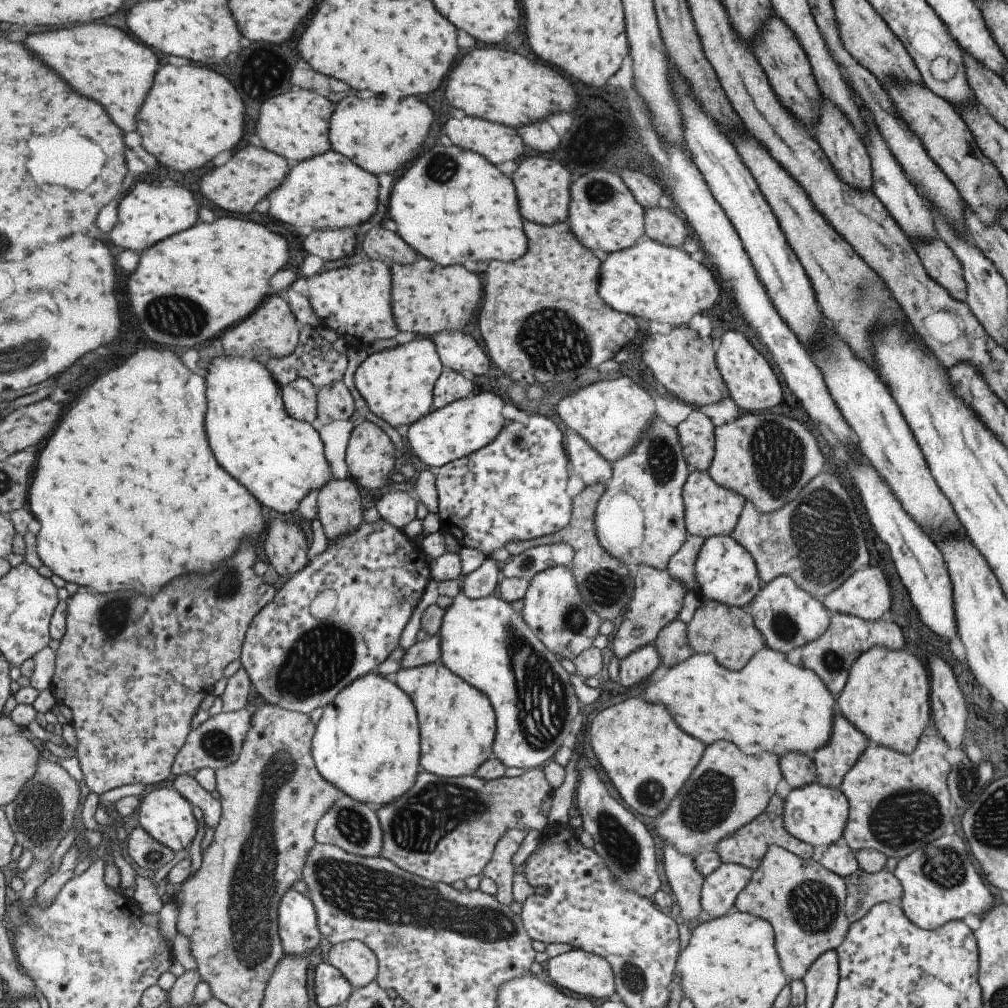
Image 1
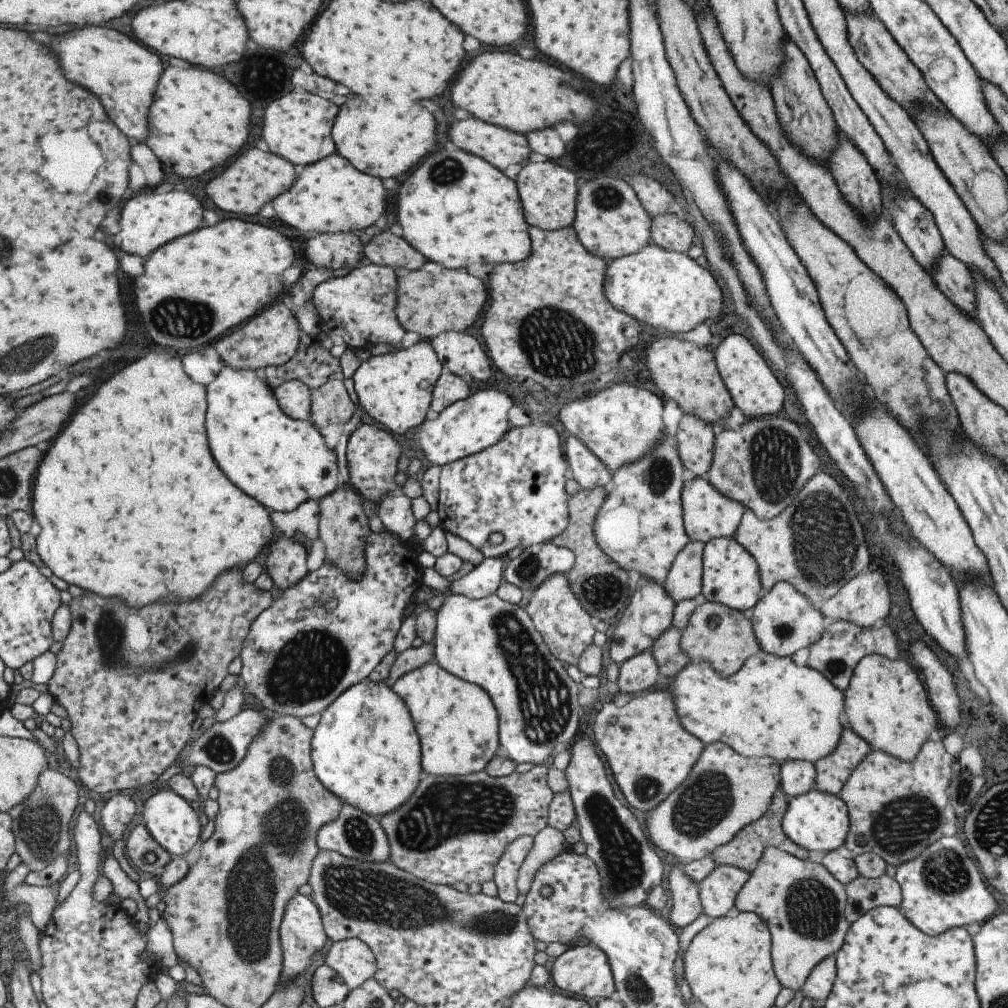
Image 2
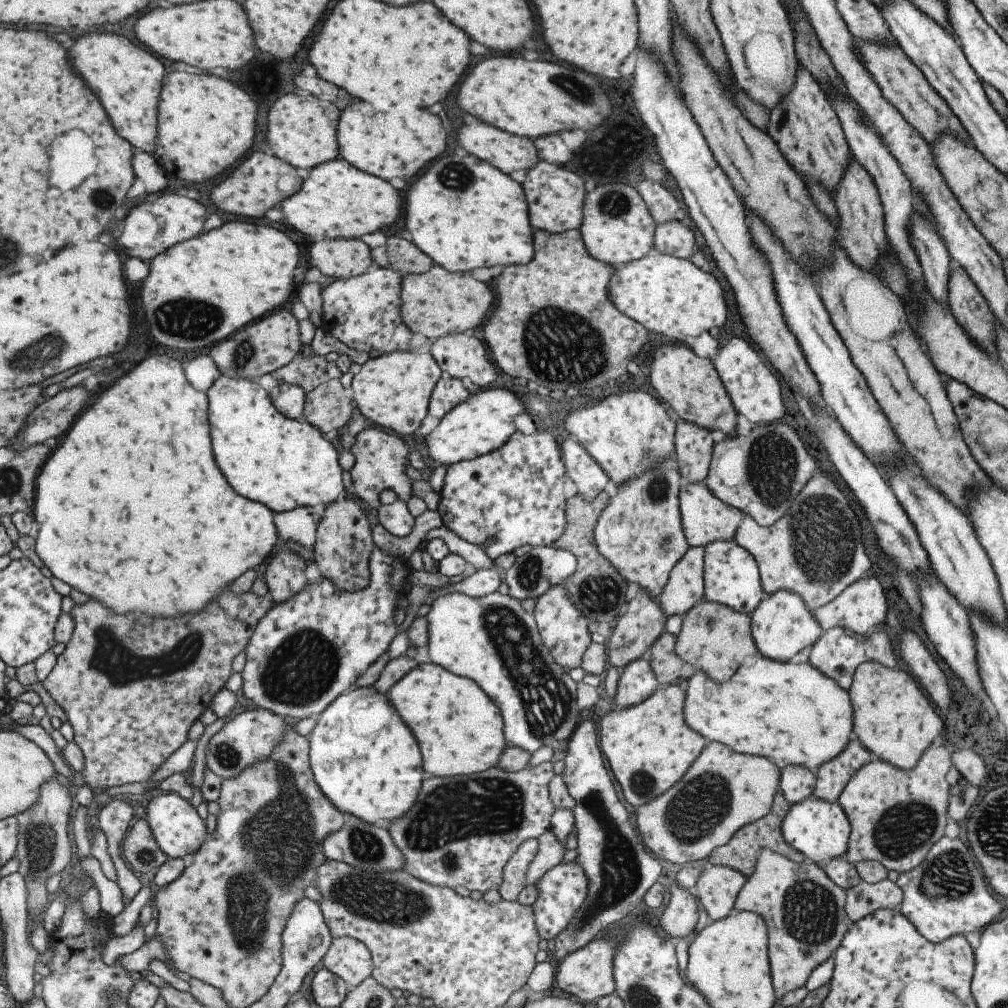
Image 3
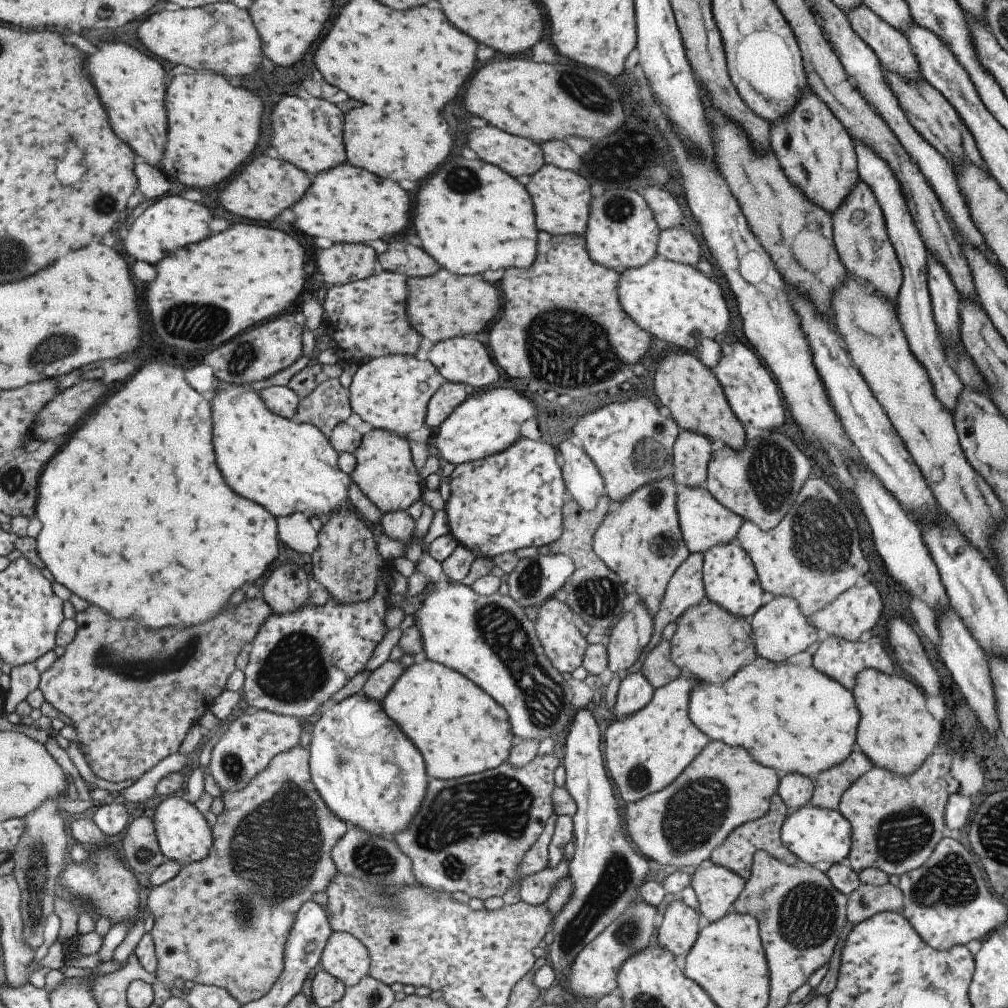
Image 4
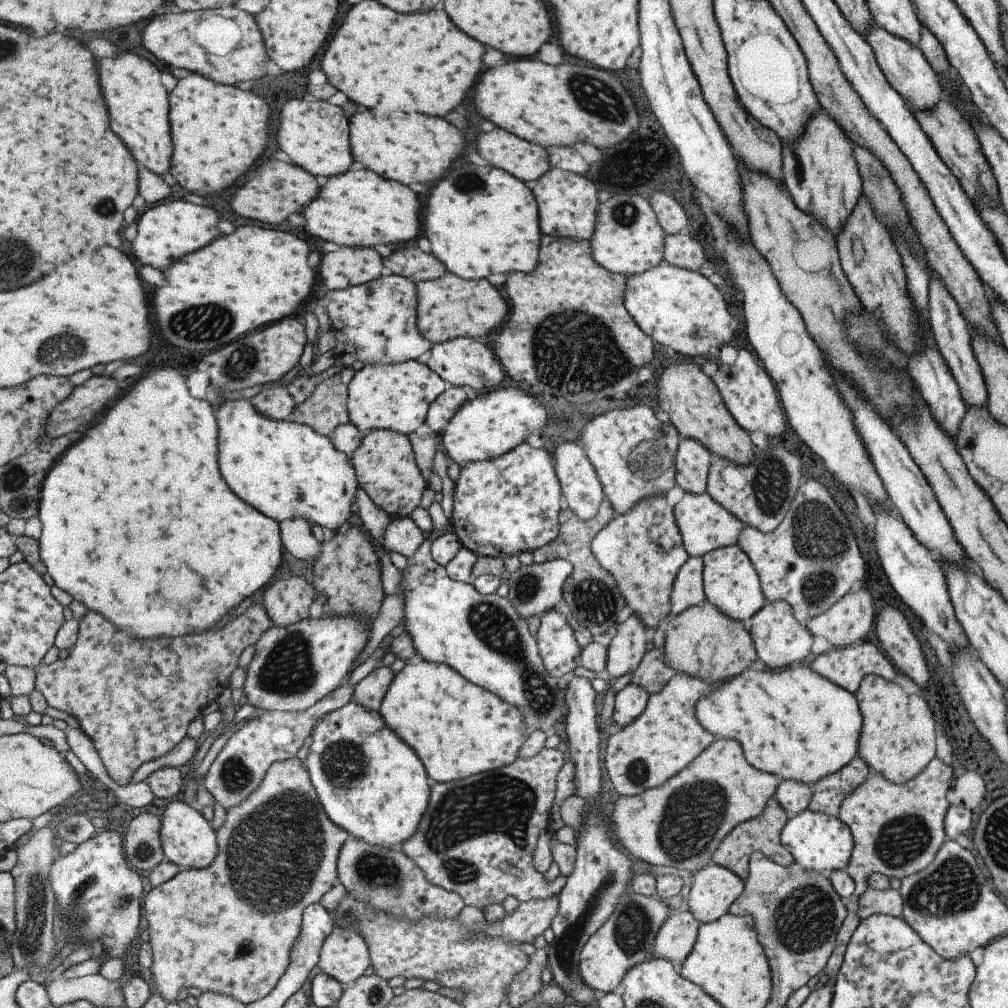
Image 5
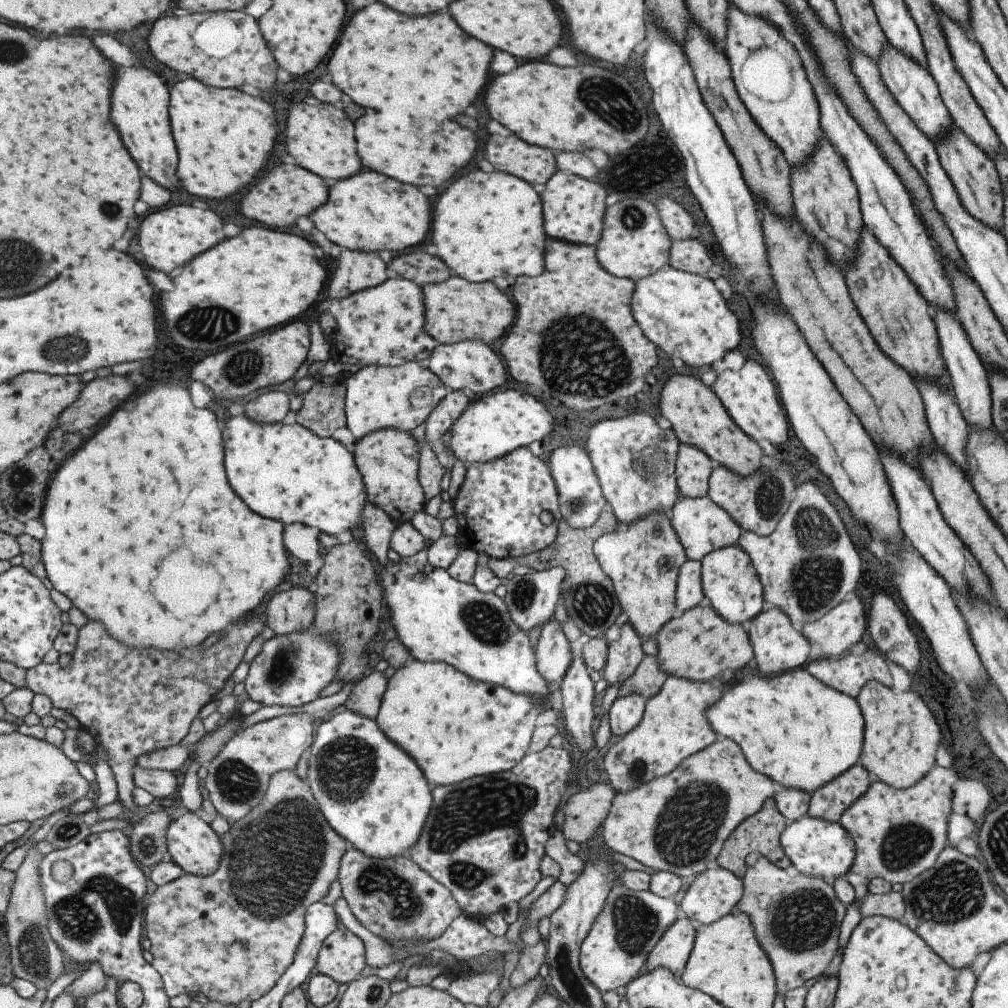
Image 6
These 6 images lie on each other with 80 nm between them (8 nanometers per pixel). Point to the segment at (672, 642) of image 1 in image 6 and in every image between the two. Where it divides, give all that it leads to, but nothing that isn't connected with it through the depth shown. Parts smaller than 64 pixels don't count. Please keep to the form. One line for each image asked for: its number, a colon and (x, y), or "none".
2: (669, 658)
3: (665, 664)
4: (655, 666)
5: (652, 673)
6: (646, 680)

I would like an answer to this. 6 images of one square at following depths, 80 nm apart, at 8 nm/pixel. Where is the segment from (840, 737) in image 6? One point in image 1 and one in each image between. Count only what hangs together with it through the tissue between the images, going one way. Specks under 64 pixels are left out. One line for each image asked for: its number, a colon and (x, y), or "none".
1: (772, 706)
2: (771, 707)
3: (791, 714)
4: (791, 720)
5: (792, 723)

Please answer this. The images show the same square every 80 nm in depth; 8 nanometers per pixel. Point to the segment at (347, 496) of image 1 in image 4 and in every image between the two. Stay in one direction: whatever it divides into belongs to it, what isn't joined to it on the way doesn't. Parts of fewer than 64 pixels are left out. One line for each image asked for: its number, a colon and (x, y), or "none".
2: (342, 527)
3: (343, 542)
4: (346, 562)

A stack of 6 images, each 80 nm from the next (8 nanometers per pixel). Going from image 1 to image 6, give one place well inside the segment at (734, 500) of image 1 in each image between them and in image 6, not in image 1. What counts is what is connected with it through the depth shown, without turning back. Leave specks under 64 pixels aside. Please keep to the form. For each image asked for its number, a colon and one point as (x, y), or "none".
2: (706, 514)
3: (703, 519)
4: (703, 522)
5: (704, 525)
6: (700, 526)

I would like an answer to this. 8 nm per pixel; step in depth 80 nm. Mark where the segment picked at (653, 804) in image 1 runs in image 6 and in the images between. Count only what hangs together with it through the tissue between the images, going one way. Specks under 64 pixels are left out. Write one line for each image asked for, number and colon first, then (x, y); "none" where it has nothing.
2: (649, 753)
3: (648, 746)
4: (644, 752)
5: (666, 735)
6: (673, 726)

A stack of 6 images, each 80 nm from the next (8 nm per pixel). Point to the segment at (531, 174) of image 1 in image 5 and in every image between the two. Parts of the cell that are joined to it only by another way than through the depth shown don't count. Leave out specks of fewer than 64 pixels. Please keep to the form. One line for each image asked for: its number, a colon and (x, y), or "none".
2: (547, 192)
3: (554, 195)
4: (560, 197)
5: (566, 202)

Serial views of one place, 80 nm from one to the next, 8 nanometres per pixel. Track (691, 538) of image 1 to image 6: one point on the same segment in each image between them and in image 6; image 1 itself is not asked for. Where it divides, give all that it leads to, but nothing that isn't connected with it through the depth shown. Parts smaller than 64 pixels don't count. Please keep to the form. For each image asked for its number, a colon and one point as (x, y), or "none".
2: (683, 581)
3: (684, 588)
4: (685, 588)
5: (686, 591)
6: (688, 593)

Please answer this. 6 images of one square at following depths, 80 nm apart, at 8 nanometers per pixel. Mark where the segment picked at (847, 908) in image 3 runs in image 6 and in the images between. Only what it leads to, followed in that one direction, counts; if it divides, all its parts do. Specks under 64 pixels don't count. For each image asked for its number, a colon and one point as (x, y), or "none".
4: (866, 900)
5: (888, 902)
6: (890, 905)

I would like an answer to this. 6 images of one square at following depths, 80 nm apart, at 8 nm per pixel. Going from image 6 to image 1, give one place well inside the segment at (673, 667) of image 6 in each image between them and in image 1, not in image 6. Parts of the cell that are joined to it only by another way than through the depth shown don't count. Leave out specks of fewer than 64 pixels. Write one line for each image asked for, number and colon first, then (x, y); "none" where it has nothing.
1: (728, 633)
2: (714, 633)
3: (714, 639)
4: (712, 644)
5: (701, 641)

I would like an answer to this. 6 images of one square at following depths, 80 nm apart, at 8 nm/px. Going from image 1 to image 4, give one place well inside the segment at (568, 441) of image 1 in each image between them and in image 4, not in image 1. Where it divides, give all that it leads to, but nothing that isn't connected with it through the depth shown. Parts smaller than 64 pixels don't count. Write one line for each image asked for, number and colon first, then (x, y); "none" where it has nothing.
2: (588, 471)
3: (589, 479)
4: (582, 480)

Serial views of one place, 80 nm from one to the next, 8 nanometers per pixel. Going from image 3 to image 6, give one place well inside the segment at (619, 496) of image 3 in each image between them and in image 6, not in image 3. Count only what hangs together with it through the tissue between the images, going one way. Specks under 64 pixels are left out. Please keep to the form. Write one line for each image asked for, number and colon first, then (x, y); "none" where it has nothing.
4: (641, 543)
5: (642, 549)
6: (642, 562)

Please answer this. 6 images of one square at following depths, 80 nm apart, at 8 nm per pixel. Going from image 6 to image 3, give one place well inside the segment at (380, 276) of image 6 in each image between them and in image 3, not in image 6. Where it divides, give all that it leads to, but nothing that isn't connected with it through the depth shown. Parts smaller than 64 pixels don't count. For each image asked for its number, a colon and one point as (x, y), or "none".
3: (337, 258)
4: (341, 263)
5: (344, 267)

